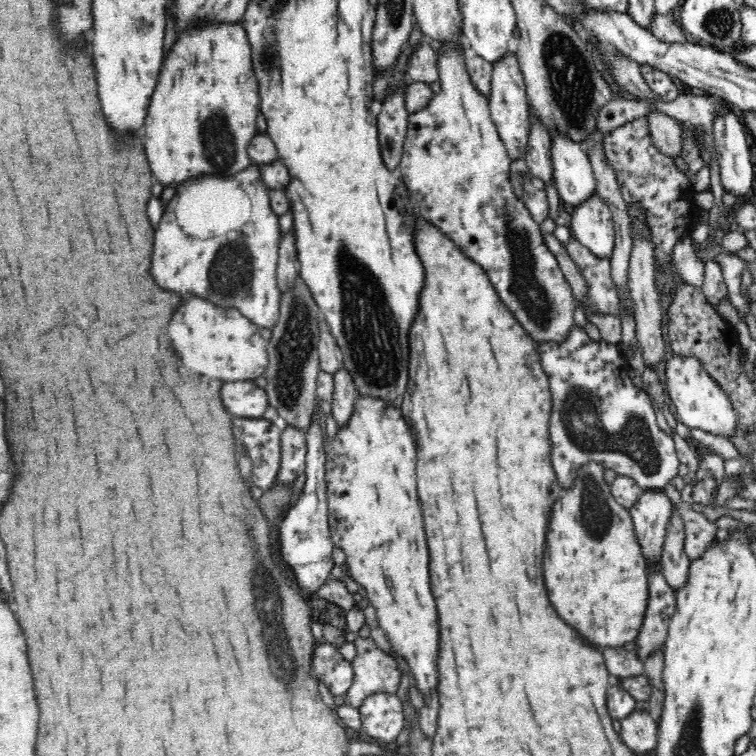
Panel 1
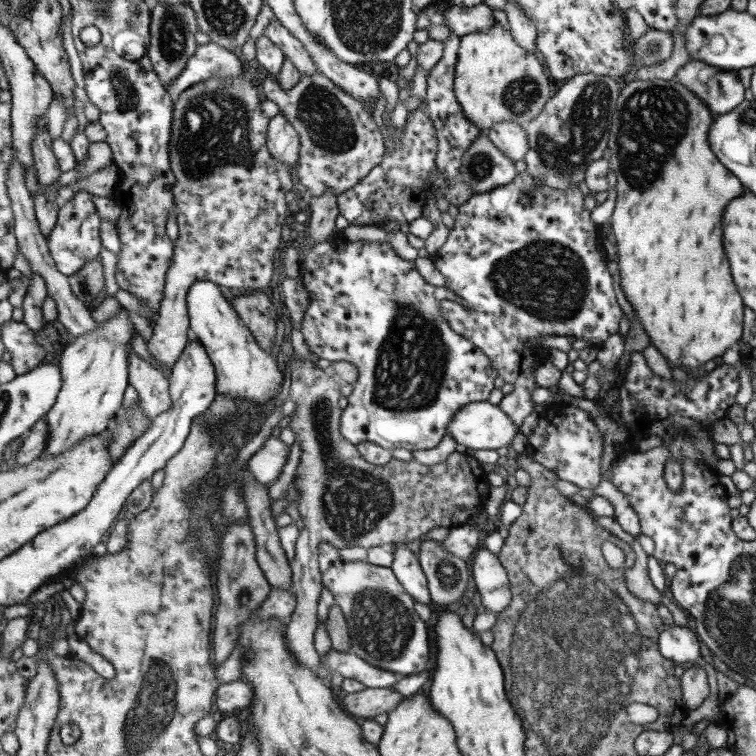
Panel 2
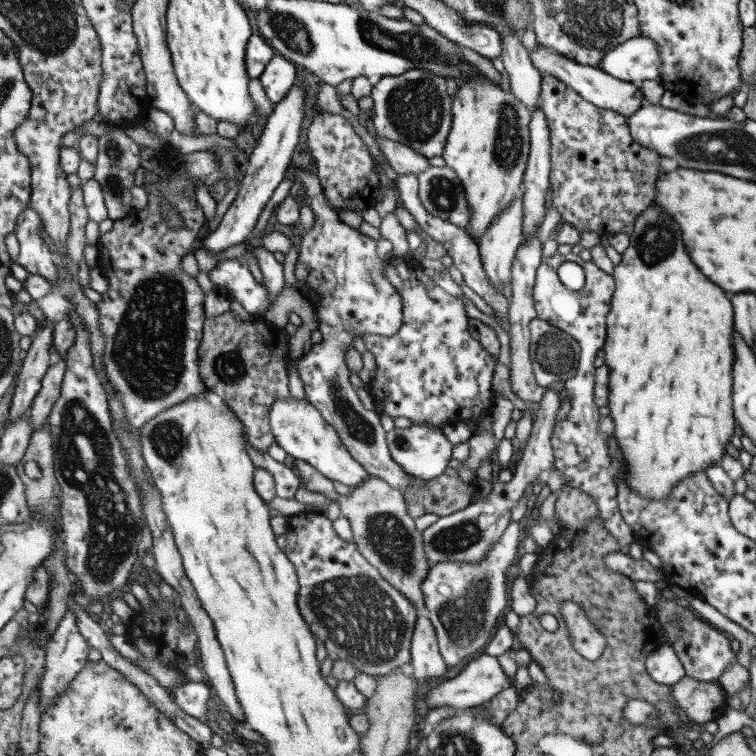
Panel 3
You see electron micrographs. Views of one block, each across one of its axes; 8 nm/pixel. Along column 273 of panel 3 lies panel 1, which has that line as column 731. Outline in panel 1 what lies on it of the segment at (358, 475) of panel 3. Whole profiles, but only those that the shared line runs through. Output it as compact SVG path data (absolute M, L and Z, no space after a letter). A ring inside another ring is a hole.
M669 354L666 362L666 392L680 420L690 429L700 428L717 436L732 434L736 426L736 411L722 387L708 374L702 362L694 356Z

